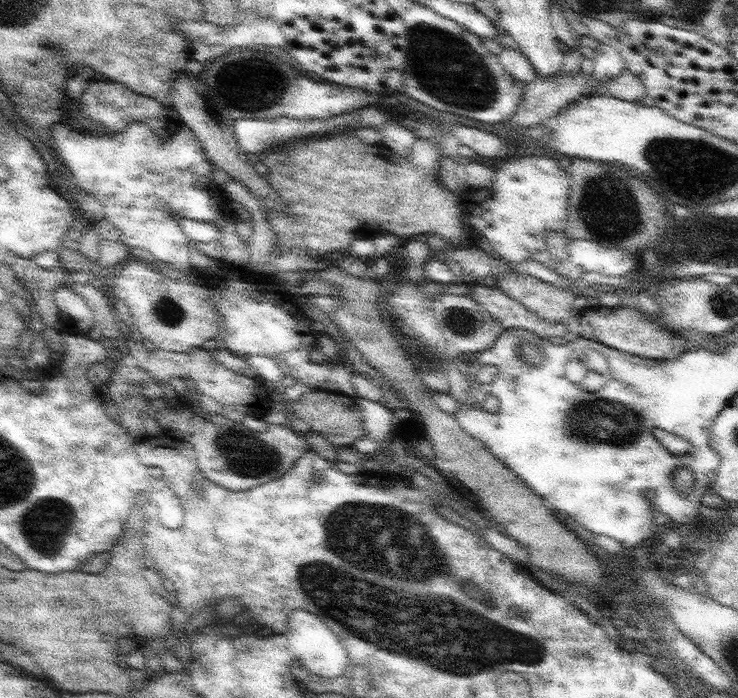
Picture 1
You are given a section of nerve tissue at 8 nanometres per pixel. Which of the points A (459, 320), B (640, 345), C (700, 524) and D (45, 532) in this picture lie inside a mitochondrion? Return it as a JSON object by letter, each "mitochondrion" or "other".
{"A":"mitochondrion","B":"other","C":"other","D":"mitochondrion"}

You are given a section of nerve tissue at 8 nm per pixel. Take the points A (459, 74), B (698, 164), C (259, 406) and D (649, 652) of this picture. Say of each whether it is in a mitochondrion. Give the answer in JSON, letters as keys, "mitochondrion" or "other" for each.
{"A":"mitochondrion","B":"mitochondrion","C":"other","D":"other"}

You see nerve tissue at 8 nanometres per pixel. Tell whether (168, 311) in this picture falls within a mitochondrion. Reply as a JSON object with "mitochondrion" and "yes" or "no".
{"mitochondrion":"yes"}

